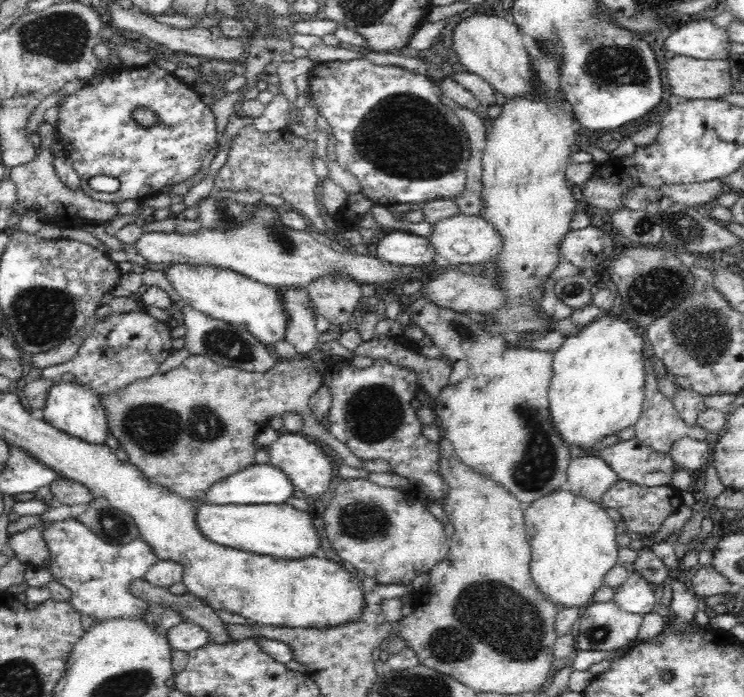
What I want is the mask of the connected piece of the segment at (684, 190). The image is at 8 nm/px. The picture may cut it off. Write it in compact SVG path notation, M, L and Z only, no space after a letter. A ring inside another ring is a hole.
M721 179L698 183L666 183L659 186L660 192L674 203L691 207L694 205L701 207L706 202L715 202L715 199L723 192L723 188Z

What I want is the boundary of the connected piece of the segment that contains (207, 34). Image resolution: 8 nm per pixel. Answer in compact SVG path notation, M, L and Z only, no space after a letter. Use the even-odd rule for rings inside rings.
M108 2L108 11L111 12L112 25L118 29L130 30L138 33L143 40L150 44L160 44L164 48L169 48L170 53L185 53L187 55L194 55L206 59L218 59L228 62L238 60L246 46L240 42L239 38L226 38L224 36L214 36L209 29L206 28L192 28L190 30L180 30L180 28L173 28L166 24L156 22L155 18L141 13L138 9L124 9L116 2Z

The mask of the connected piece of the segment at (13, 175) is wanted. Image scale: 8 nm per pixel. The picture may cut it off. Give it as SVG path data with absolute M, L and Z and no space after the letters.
M40 122L37 132L41 138L41 145L39 153L34 160L27 163L22 163L20 166L11 167L7 171L7 177L15 184L18 194L18 202L30 210L36 210L36 212L42 212L48 216L48 220L52 218L58 218L58 212L62 208L74 208L74 212L86 220L102 220L102 222L108 222L108 220L114 220L118 216L118 208L116 204L110 204L110 202L98 201L93 199L90 195L85 193L85 190L80 188L76 190L70 190L65 183L61 181L61 178L56 175L54 165L52 165L53 154L51 152L51 143L54 142L54 130L56 125L50 124L50 122Z

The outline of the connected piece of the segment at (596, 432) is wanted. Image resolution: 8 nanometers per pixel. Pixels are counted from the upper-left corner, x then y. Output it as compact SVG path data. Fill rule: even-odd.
M604 316L602 320L592 321L592 324L581 328L574 336L566 336L564 344L562 344L555 352L553 352L553 376L550 380L548 400L550 409L550 420L553 422L554 427L558 435L566 444L576 445L583 449L583 454L591 454L594 452L594 446L597 442L602 441L607 436L616 435L625 428L630 428L640 418L641 410L643 409L644 400L644 338L642 334L638 332L636 324L632 321L624 320L624 318L618 318L618 316Z

